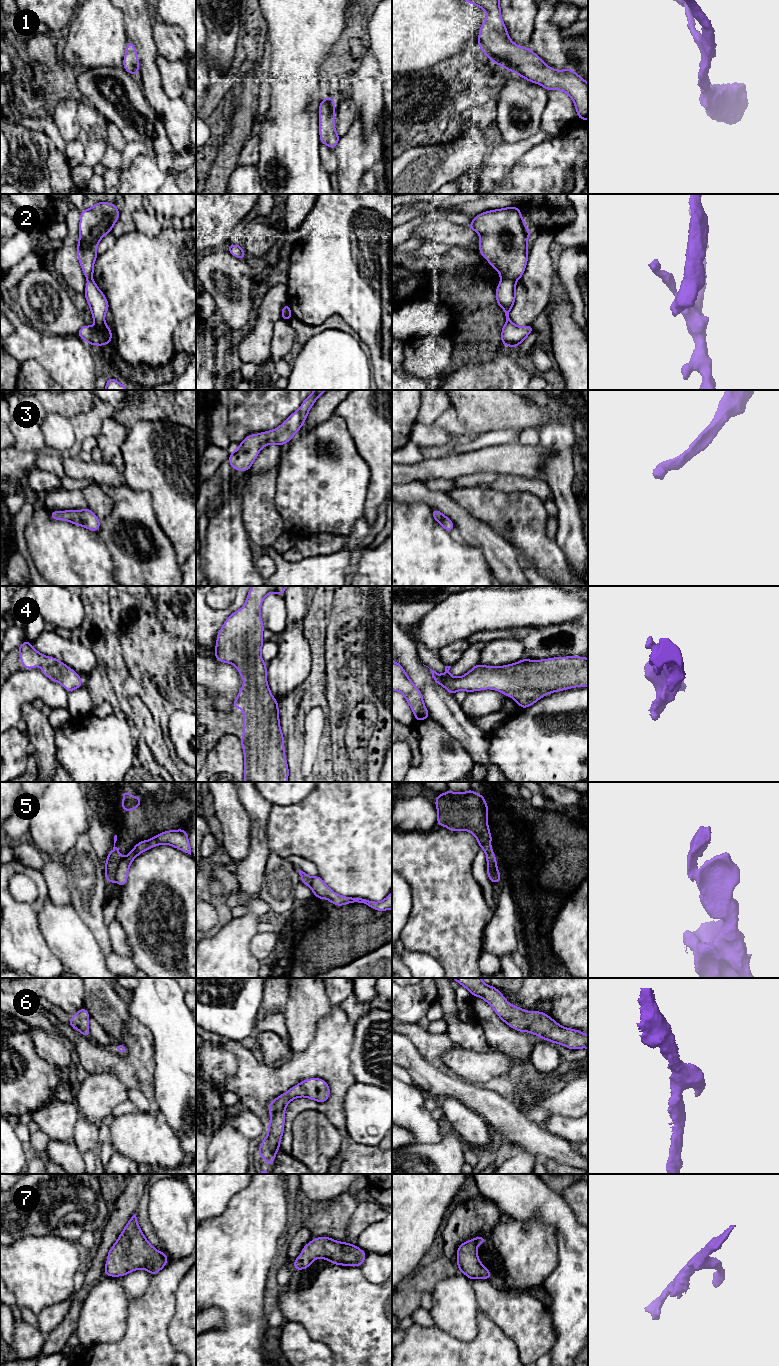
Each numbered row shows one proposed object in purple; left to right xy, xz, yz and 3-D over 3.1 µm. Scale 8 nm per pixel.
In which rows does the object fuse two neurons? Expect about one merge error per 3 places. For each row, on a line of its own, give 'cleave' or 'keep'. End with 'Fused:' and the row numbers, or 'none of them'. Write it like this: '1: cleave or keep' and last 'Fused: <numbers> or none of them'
1: keep
2: cleave
3: keep
4: keep
5: cleave
6: keep
7: keep
Fused: 2, 5

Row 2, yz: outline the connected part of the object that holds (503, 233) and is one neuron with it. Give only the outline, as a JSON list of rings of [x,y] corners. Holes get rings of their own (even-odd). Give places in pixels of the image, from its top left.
[[[510,206],[483,212],[474,216],[474,220],[467,228],[480,235],[479,254],[497,270],[501,279],[511,279],[516,282],[523,276],[529,257],[527,239],[532,233],[527,229],[518,207]]]

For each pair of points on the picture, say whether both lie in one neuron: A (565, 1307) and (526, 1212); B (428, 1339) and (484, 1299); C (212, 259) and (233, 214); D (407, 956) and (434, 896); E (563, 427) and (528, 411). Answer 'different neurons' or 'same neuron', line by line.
A: same neuron
B: different neurons
C: different neurons
D: different neurons
E: different neurons

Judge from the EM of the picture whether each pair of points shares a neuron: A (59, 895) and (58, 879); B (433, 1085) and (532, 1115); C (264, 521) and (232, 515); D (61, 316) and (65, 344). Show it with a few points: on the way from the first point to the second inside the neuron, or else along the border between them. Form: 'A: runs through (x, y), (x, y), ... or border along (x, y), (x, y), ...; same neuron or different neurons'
A: runs through (58, 891), (58, 883); same neuron
B: border along (524, 1111), (528, 1119), (542, 1128); different neurons
C: border along (241, 493), (241, 518), (244, 529), (250, 539); different neurons
D: border along (41, 332), (48, 334), (76, 334); different neurons

